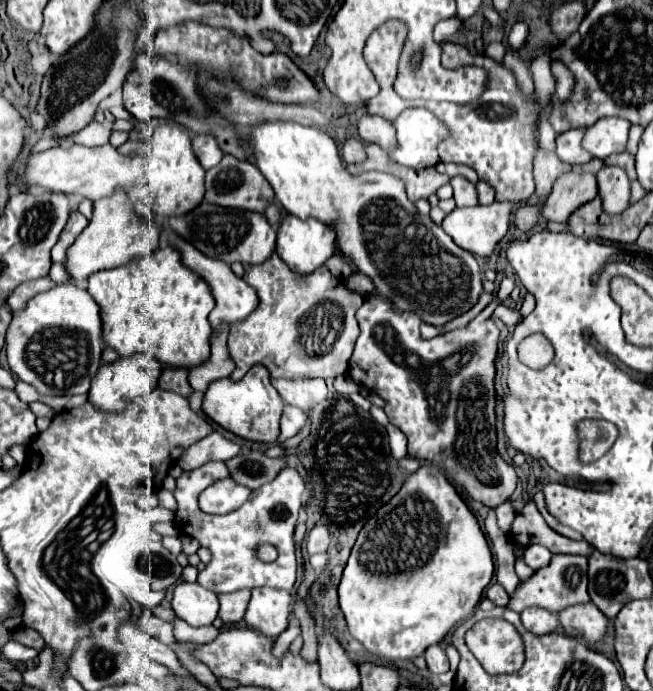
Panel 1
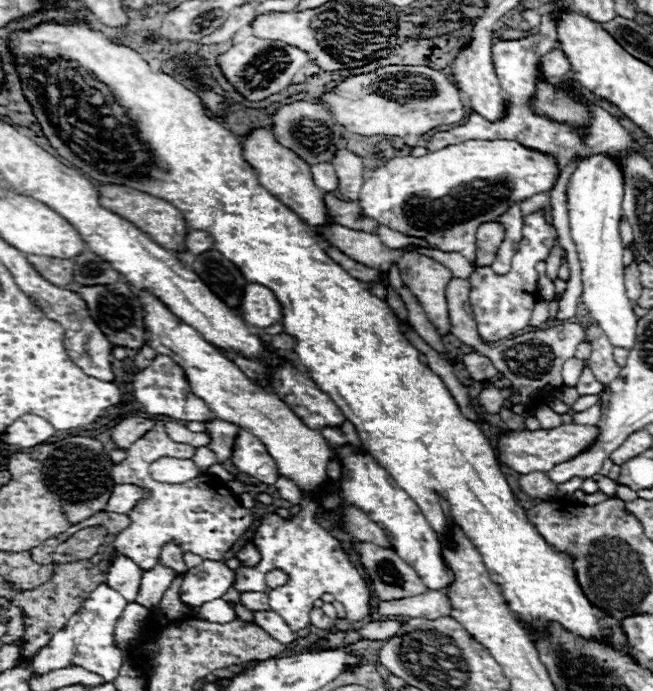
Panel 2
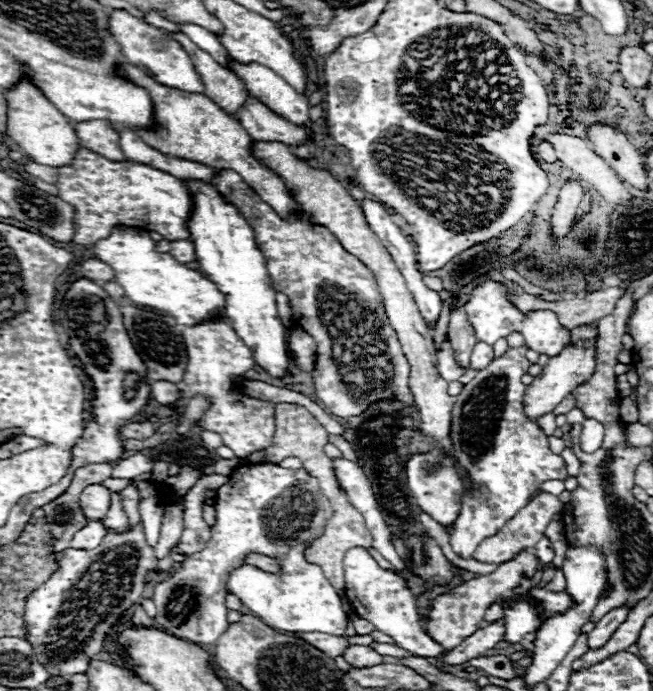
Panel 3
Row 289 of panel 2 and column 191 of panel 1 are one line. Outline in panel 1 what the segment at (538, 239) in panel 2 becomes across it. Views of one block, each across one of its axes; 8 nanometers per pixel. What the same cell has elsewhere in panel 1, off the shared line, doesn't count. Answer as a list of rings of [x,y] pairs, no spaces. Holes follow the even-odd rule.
[[[212,461],[196,470],[184,472],[176,480],[174,498],[178,502],[178,510],[174,514],[174,524],[180,528],[182,534],[196,538],[200,546],[212,552],[212,560],[198,574],[198,582],[216,594],[228,594],[242,588],[258,588],[258,586],[292,590],[296,582],[294,526],[298,522],[298,510],[302,506],[304,480],[294,468],[284,468],[276,476],[276,480],[260,486],[258,490],[252,490],[248,502],[238,510],[226,516],[204,514],[198,508],[200,492],[226,477],[229,477],[226,464]],[[260,542],[270,542],[278,548],[278,558],[274,562],[266,564],[256,558],[256,546]]]

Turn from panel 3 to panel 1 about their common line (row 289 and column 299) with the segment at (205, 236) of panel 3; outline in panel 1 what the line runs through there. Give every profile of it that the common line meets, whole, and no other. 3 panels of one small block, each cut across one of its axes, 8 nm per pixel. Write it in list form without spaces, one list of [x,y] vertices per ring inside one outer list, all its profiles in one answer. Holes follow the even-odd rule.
[[[288,214],[280,228],[278,228],[278,240],[276,240],[276,252],[278,256],[290,266],[292,272],[298,274],[310,274],[316,268],[320,268],[330,256],[336,254],[336,230],[330,224],[324,224],[322,220],[308,218],[300,220],[292,214]]]

